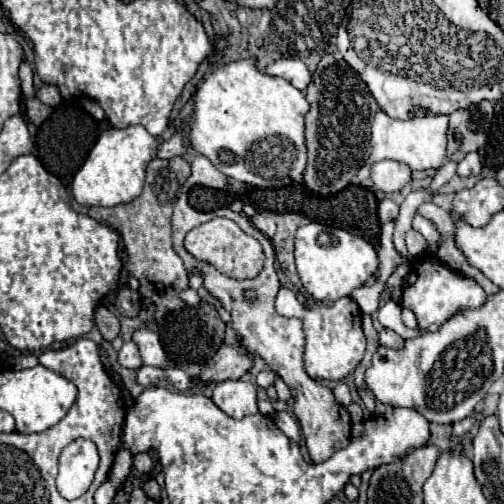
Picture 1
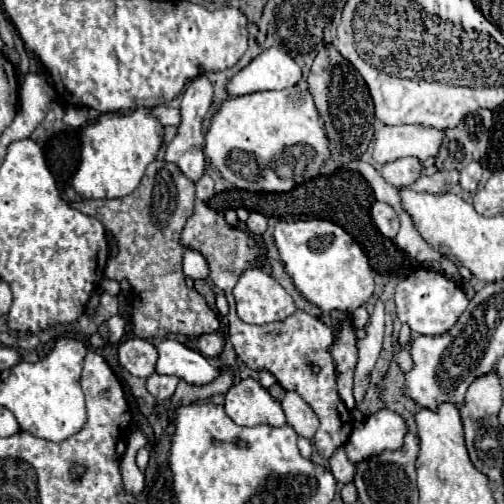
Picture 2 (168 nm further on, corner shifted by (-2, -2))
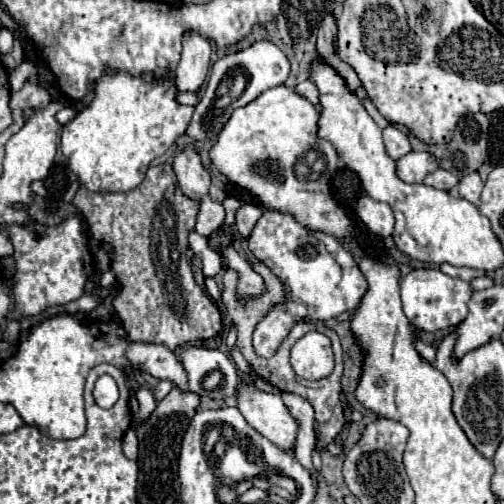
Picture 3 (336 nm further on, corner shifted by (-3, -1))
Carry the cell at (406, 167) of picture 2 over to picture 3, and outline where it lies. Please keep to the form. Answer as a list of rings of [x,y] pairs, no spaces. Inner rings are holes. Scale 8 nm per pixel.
[[[410,151],[408,155],[400,157],[396,161],[396,175],[404,183],[422,183],[428,173],[432,173],[438,167],[434,155],[430,153],[418,153]]]

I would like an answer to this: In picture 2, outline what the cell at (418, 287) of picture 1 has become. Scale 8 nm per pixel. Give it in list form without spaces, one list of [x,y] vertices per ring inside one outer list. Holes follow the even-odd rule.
[[[419,268],[415,272],[411,272],[407,278],[403,278],[397,284],[397,292],[395,292],[395,304],[397,304],[397,318],[405,324],[409,324],[409,328],[415,334],[423,334],[423,336],[435,336],[435,334],[445,334],[449,332],[457,318],[463,314],[463,310],[467,308],[467,296],[463,292],[463,286],[453,282],[451,278],[443,276],[441,272],[433,272],[433,270],[425,270]]]

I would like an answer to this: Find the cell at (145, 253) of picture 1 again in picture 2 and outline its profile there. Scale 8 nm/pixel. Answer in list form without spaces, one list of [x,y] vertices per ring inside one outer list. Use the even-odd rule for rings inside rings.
[[[165,160],[147,166],[145,176],[135,192],[113,200],[81,200],[71,202],[73,208],[87,216],[95,216],[117,242],[117,258],[107,262],[105,274],[117,282],[129,280],[133,290],[131,334],[145,340],[163,340],[167,334],[201,336],[219,328],[217,314],[207,306],[205,298],[189,288],[183,280],[181,232],[193,212],[195,184],[183,172]]]

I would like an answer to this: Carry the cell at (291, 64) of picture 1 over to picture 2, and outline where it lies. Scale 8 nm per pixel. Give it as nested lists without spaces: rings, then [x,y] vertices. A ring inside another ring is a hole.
[[[267,48],[227,80],[227,96],[291,88],[301,80],[301,68],[283,50]]]

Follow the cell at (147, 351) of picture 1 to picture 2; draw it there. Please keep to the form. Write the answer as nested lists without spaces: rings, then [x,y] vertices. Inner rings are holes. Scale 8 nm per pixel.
[[[161,340],[157,344],[159,358],[157,358],[157,372],[177,376],[189,384],[203,386],[211,380],[219,378],[221,368],[207,360],[203,354],[187,348],[177,340]]]

